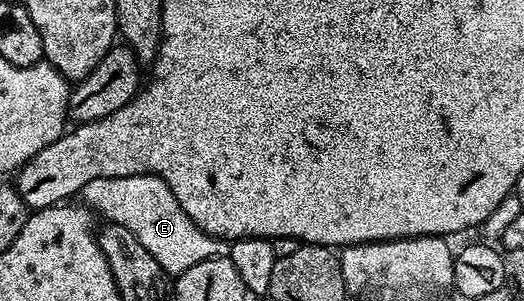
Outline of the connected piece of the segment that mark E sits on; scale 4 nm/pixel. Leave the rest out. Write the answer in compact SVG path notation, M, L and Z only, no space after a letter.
M159 176L97 178L83 189L81 199L104 221L125 226L125 230L129 230L129 234L133 234L133 238L137 238L137 242L157 258L157 266L172 277L189 270L189 266L197 266L197 262L228 255L228 241L205 234L205 230L196 226L193 218L181 210L181 202L173 198L173 190L169 190Z

